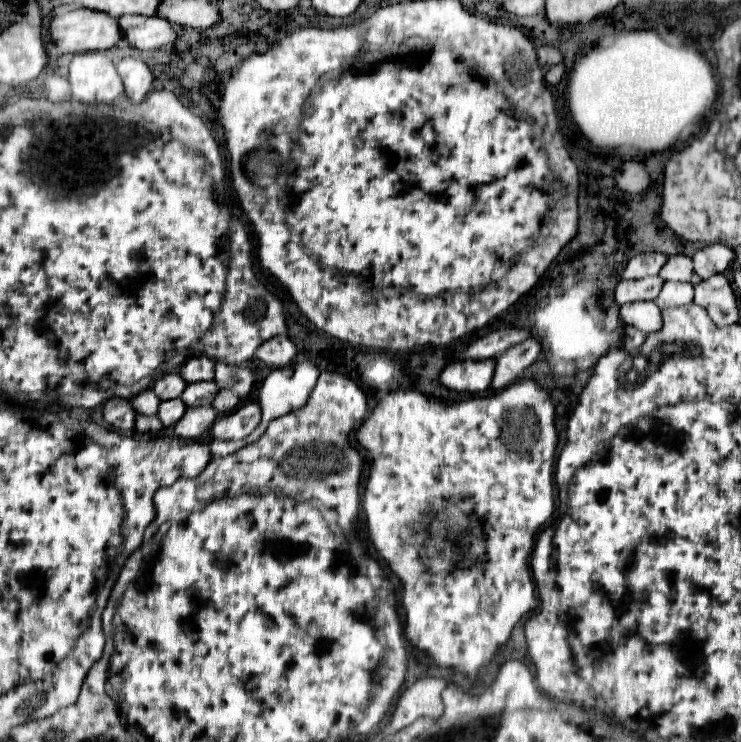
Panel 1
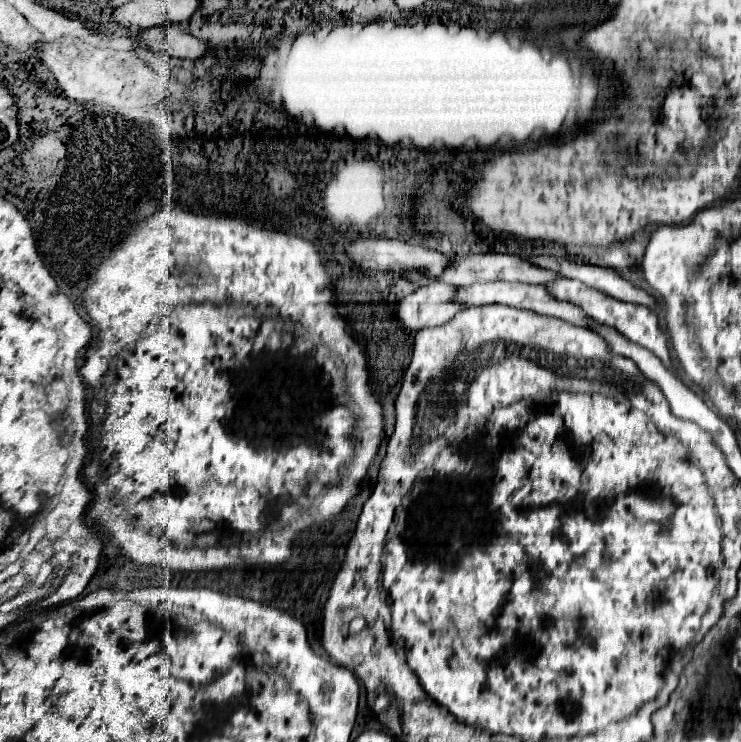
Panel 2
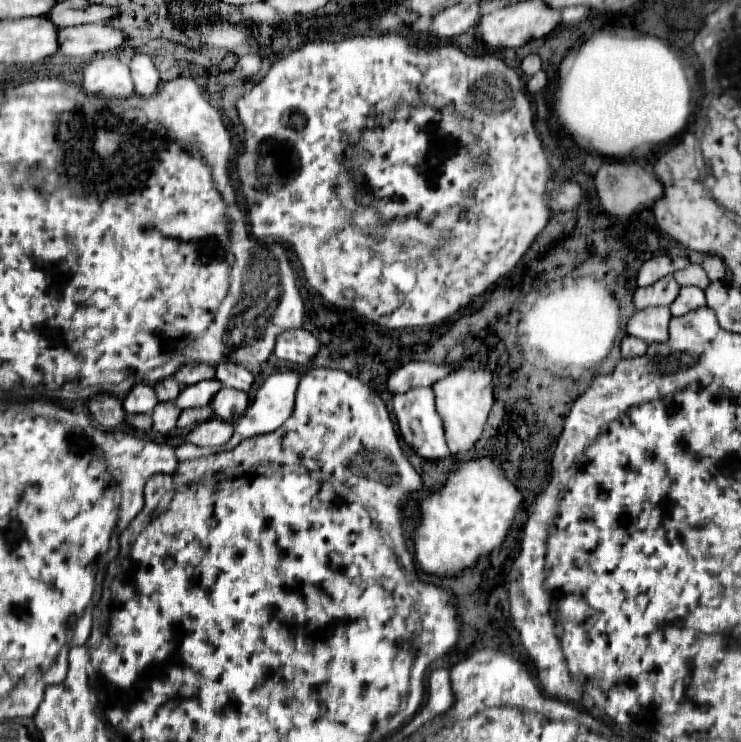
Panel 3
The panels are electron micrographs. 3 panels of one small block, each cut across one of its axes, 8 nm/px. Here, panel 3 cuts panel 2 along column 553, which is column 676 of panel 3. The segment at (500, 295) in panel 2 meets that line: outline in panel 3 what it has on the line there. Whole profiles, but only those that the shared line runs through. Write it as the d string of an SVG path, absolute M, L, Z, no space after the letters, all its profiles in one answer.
M682 288L678 300L674 300L674 304L670 304L670 312L672 312L672 316L684 316L698 306L706 306L704 292L700 288Z

